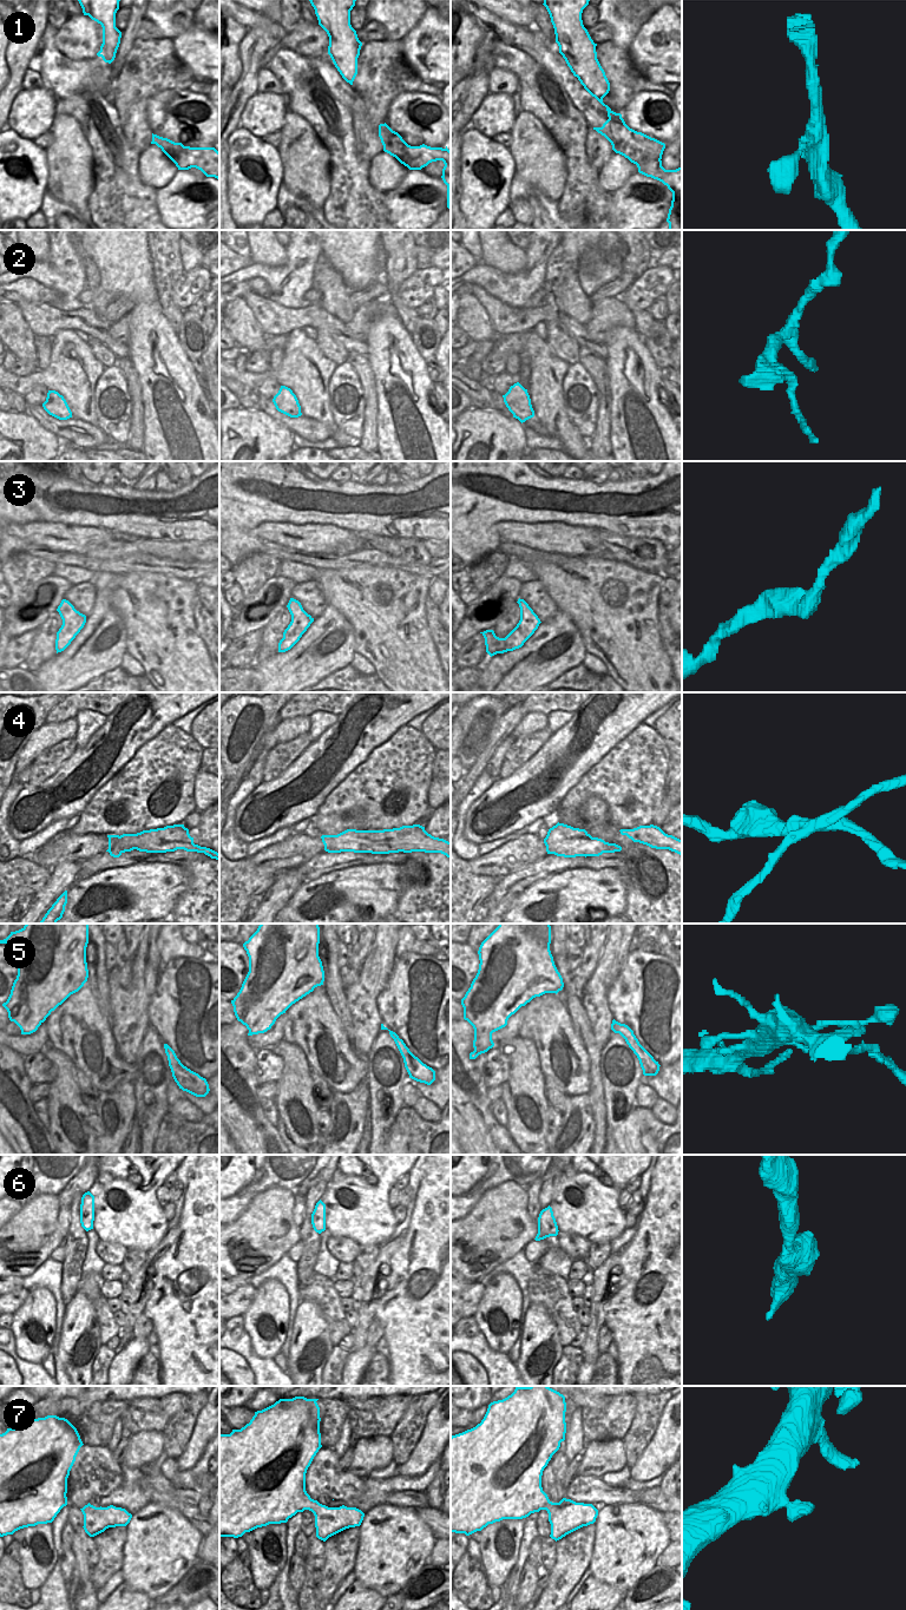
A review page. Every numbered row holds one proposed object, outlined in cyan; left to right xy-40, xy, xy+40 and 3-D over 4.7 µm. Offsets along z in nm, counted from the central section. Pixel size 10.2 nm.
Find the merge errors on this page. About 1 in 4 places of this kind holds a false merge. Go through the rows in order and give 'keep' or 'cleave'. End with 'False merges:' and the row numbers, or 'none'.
1: cleave
2: cleave
3: keep
4: cleave
5: keep
6: keep
7: keep
False merges: 1, 2, 4

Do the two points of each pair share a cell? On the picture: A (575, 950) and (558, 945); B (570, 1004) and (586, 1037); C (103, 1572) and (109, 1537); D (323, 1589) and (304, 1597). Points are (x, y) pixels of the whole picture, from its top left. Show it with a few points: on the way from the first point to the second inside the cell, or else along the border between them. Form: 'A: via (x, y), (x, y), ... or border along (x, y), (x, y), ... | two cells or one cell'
A: border along (566, 937), (566, 967), (571, 972) | two cells
B: via (576, 1012), (583, 1029) | one cell
C: via (109, 1564), (109, 1545) | one cell
D: border along (316, 1585), (317, 1597) | two cells

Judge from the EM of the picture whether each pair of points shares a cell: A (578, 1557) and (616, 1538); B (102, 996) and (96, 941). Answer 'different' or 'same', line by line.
A: different
B: same

